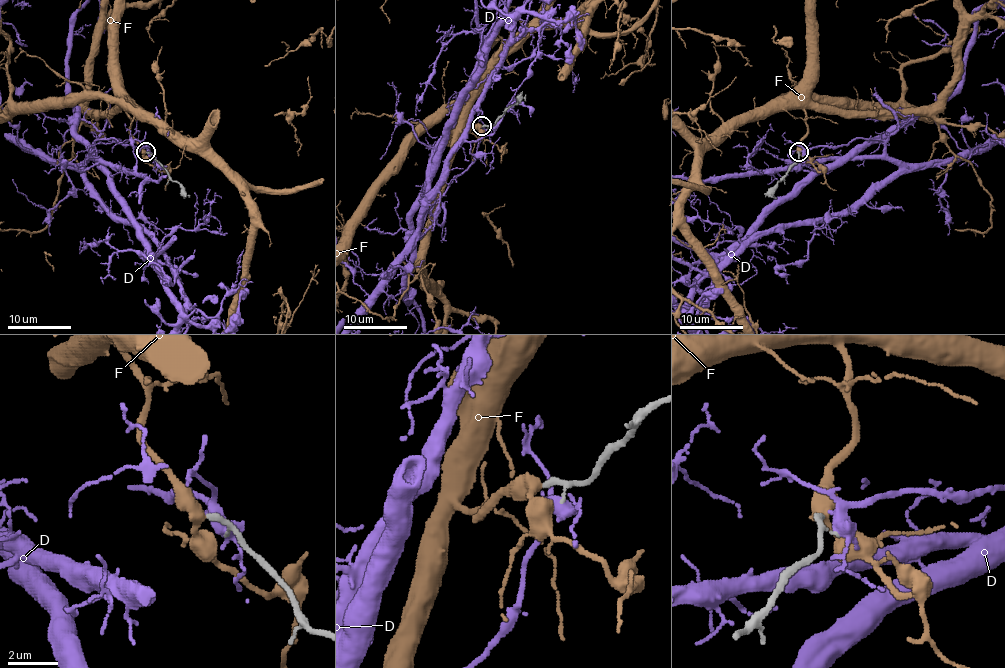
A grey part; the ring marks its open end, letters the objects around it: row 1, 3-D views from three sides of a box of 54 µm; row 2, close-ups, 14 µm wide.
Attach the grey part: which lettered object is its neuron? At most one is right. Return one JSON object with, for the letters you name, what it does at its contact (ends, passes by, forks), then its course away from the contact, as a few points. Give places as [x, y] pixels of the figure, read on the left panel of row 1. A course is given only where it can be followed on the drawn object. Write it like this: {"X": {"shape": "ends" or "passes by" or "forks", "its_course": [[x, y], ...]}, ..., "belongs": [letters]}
{"F": {"shape": "passes by"}, "belongs": ["F"]}

